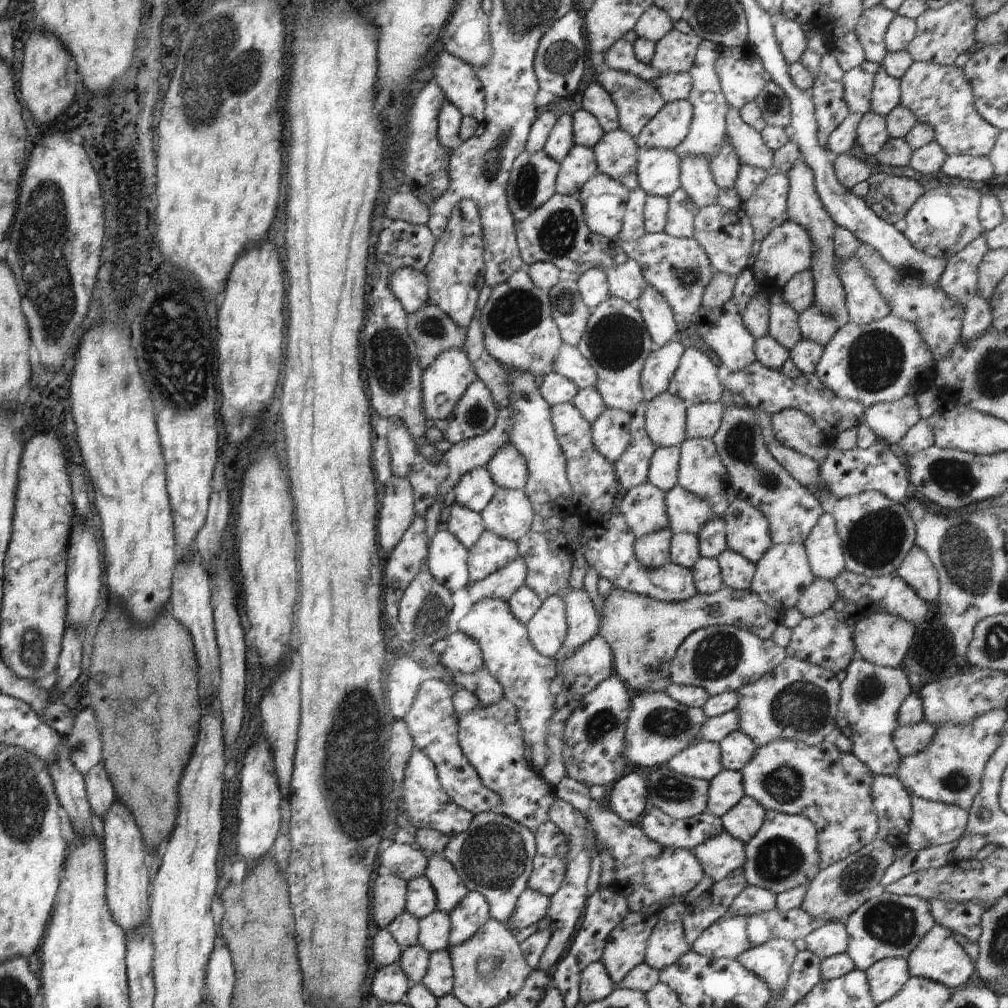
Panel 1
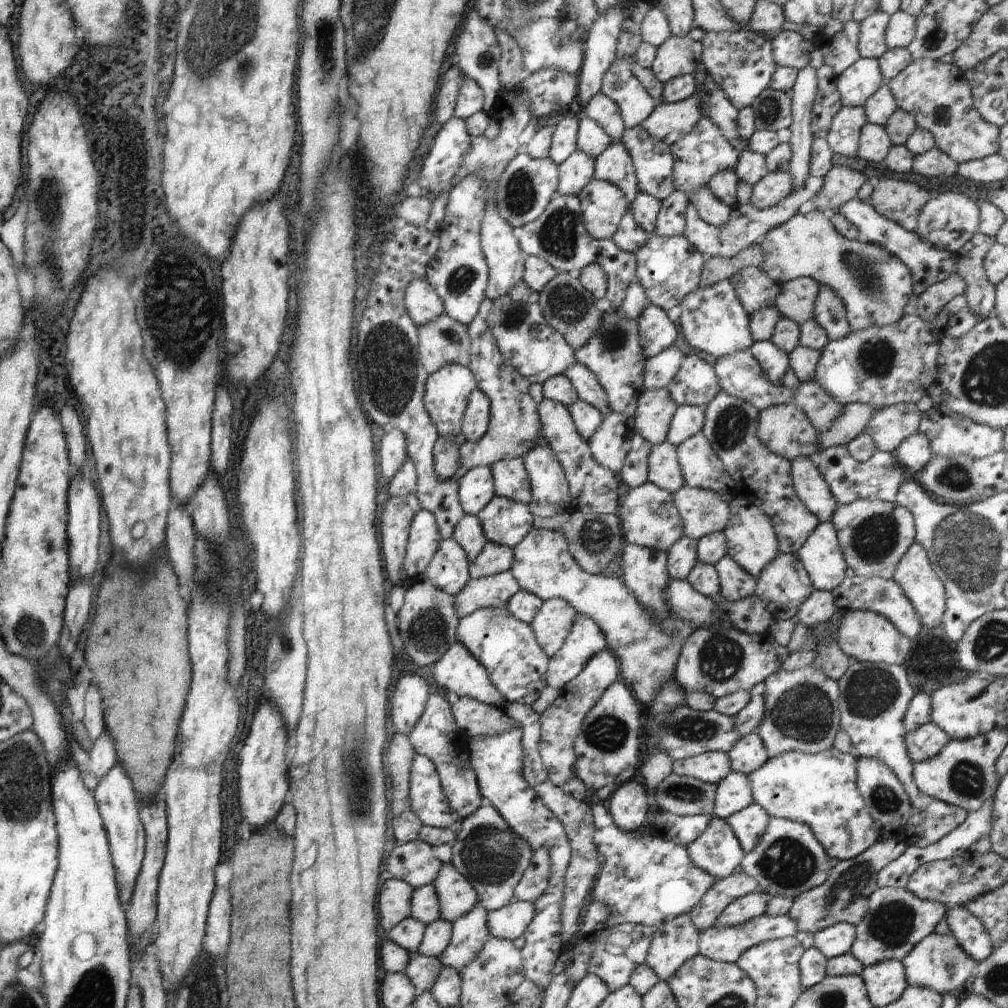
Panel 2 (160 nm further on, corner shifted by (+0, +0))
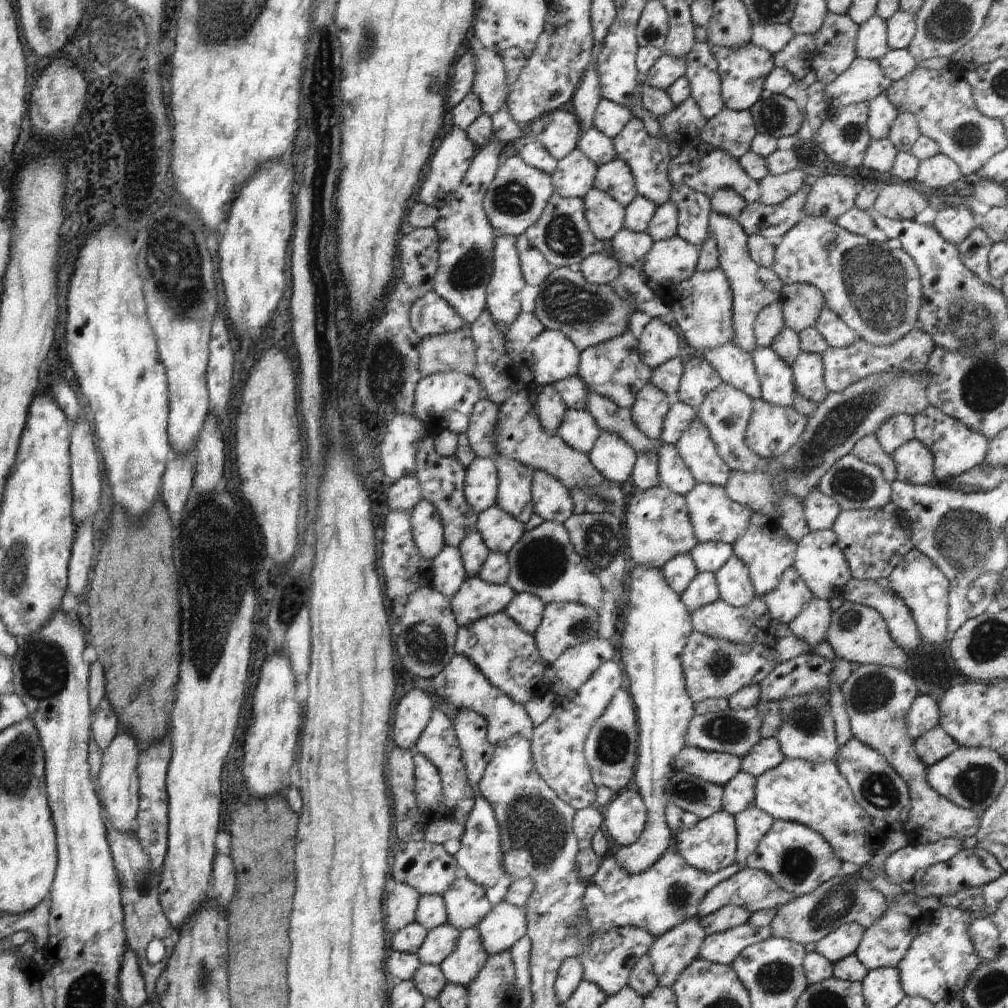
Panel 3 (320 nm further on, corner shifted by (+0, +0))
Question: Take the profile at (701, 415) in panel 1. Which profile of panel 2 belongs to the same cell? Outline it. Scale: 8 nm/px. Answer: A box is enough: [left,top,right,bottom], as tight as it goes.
[666,405,707,446]

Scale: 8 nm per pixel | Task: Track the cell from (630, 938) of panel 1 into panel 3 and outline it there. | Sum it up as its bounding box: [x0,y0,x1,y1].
[576,927,654,997]

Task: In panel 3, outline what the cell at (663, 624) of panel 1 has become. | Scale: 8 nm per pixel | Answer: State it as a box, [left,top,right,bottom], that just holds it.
[507,521,605,613]

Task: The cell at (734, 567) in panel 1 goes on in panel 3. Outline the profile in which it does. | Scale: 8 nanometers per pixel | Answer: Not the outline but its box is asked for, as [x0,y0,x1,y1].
[715,555,756,607]

